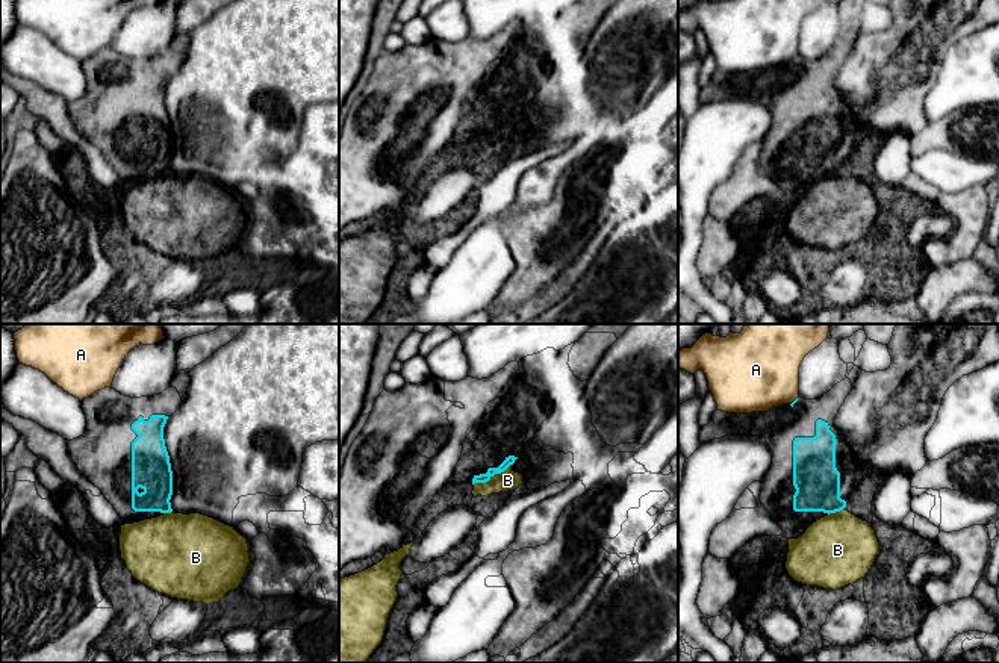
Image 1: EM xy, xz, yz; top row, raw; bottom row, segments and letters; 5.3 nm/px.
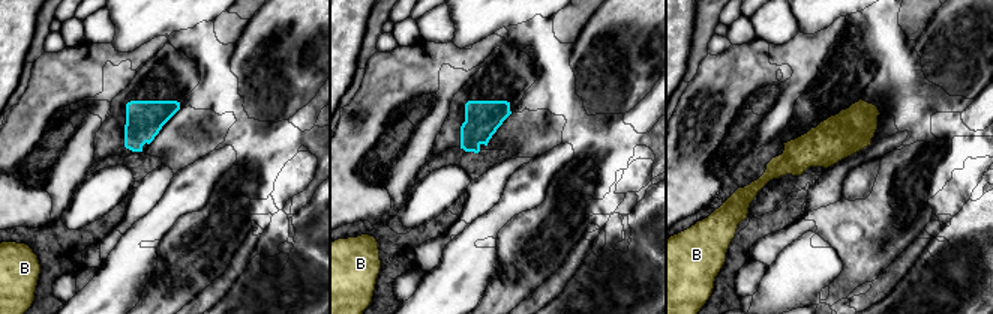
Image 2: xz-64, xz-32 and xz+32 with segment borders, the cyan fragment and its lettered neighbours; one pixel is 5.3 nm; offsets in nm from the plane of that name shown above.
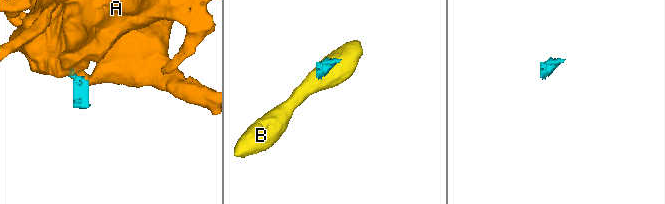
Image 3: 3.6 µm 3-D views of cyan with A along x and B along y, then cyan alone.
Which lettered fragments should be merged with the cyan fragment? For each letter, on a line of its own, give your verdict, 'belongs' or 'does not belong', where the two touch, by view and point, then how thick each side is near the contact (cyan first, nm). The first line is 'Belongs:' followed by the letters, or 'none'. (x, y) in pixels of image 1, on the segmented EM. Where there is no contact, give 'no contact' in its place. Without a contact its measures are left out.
Belongs: none
A: does not belong; meets cyan in yz at (793, 401); 20 nm thick on the cyan side, 420 nm on the other
B: does not belong; meets cyan in xz at (492, 476); 50 nm thick on the cyan side, 110 nm on the other

